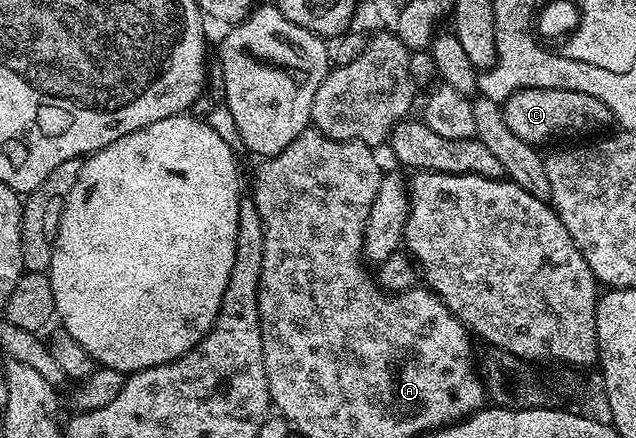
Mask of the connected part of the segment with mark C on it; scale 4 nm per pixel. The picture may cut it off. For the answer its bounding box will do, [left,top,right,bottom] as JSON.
[503,88,614,145]

